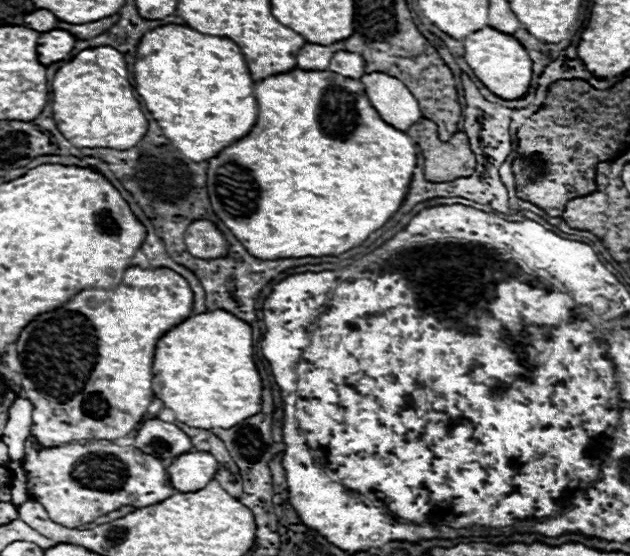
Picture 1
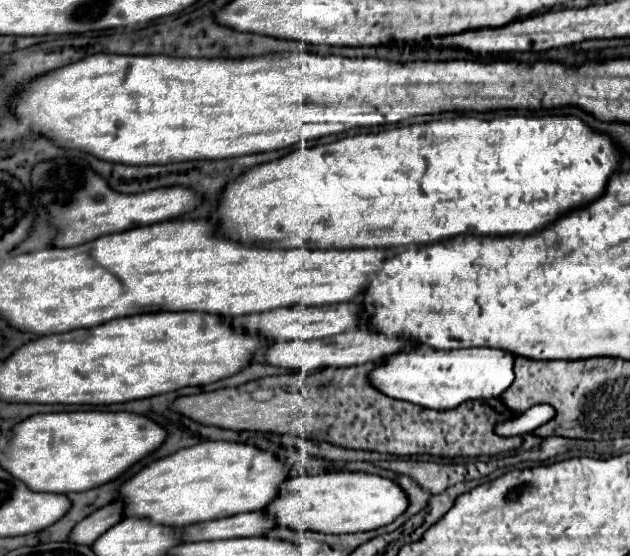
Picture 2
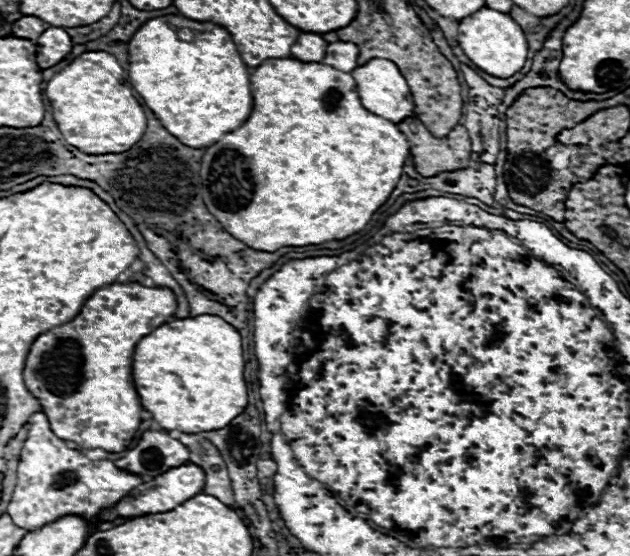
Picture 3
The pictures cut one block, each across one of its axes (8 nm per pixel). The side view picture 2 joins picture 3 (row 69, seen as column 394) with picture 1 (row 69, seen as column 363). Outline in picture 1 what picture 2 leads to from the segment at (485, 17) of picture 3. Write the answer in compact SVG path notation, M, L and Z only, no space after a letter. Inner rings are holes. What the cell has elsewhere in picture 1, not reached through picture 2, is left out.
M486 26L486 30L478 30L476 34L470 34L464 40L464 46L466 46L464 60L474 70L476 78L492 94L504 100L518 100L528 94L530 80L532 80L532 60L526 48L514 36L508 38L508 34L500 34L498 30L492 30L490 26Z

